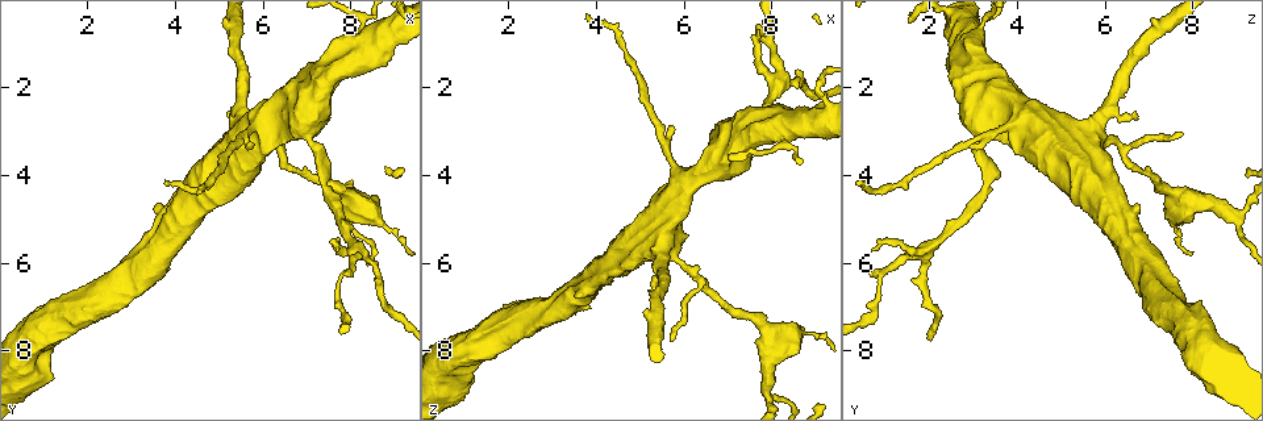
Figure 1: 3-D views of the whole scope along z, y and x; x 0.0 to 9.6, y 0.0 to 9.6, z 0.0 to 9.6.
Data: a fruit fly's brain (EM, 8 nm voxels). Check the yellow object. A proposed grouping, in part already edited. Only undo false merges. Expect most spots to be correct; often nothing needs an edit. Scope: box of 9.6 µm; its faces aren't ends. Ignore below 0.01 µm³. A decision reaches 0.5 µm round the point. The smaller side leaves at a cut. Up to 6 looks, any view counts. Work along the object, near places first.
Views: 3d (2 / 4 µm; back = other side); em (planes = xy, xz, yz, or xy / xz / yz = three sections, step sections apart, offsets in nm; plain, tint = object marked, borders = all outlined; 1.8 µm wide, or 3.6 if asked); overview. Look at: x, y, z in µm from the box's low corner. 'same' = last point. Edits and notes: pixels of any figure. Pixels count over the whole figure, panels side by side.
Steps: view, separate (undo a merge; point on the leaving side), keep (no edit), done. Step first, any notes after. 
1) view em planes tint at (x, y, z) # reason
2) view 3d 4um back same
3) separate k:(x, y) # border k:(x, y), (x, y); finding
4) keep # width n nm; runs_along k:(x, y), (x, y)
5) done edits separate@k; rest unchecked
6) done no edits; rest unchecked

view em planes tint at (8.20, 5.60, 1.95) # four or more arms meet

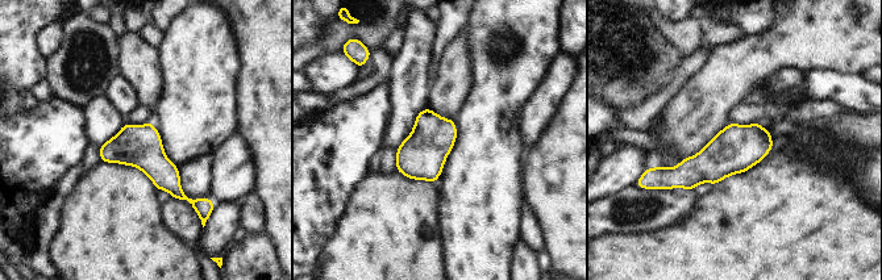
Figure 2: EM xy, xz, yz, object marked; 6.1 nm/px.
keep # all the same neuron

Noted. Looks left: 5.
view em 3.6um xy step 4 plain at (6.95, 2.85, 3.25) # sudden change in width

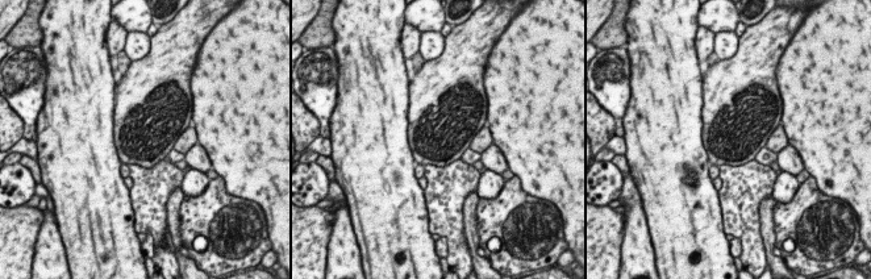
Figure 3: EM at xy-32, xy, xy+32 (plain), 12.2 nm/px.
view em 3.6um xy step 4 borders same # see the neighbours

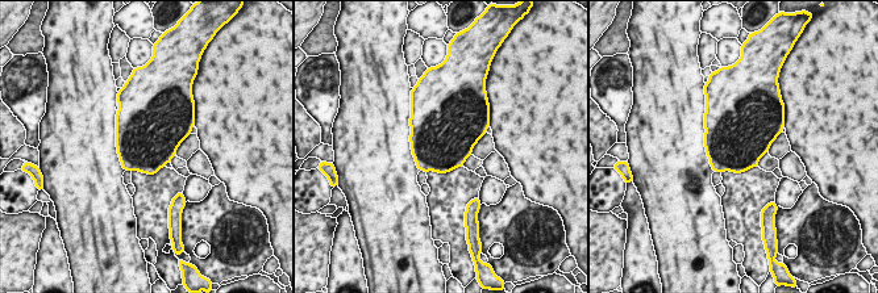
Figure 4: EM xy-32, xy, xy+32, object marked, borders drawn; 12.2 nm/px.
keep # width 800 nm; one neuron here

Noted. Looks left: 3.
view em yz step 16 tint at (6.40, 3.35, 6.35) # three-way junction

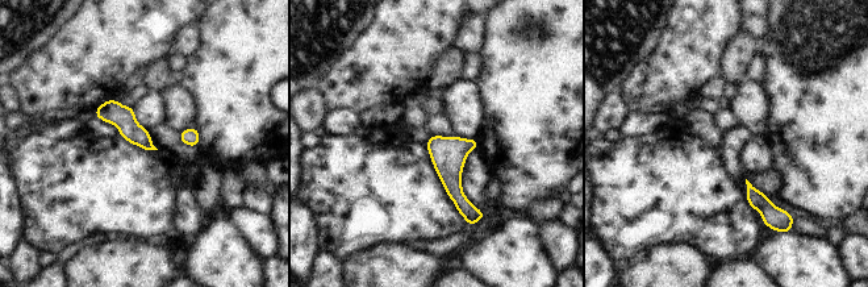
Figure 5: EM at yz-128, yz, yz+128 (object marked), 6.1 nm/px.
view em planes tint same # cut it another way

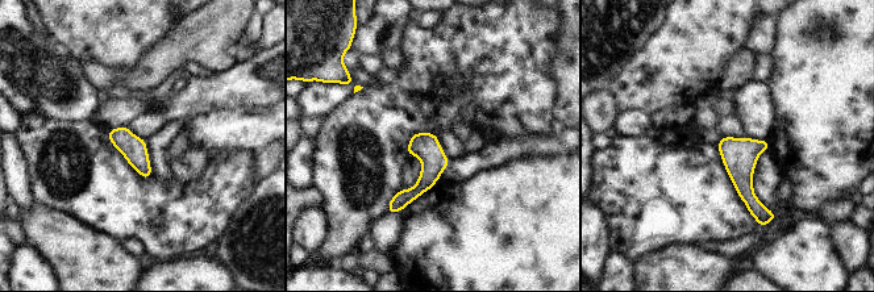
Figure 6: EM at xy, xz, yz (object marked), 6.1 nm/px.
keep # runs_along 6:(432, 137), (428, 178), (391, 208); all the same neuron

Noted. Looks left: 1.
done no edits; rest unchecked

